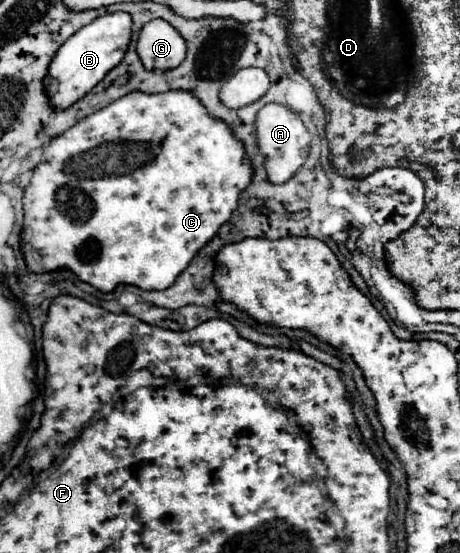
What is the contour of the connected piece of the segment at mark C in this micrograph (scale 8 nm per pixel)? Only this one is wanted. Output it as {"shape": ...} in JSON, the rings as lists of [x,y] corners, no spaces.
{"shape":[[[132,92],[106,108],[82,118],[64,134],[52,138],[50,146],[42,154],[42,162],[34,168],[34,176],[24,190],[24,232],[22,232],[22,256],[26,274],[46,272],[70,272],[78,280],[92,284],[100,292],[114,292],[120,284],[136,286],[142,290],[166,290],[174,284],[178,274],[190,264],[194,254],[216,234],[216,230],[230,218],[236,206],[238,194],[248,186],[252,178],[250,164],[240,140],[230,134],[230,128],[208,116],[206,108],[190,92],[164,92],[164,94],[142,94]]]}

